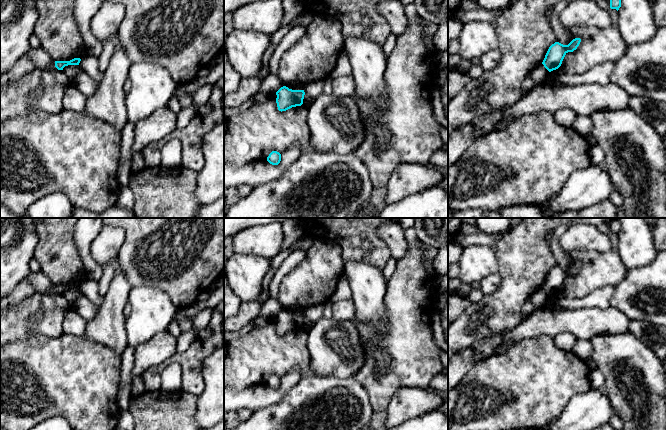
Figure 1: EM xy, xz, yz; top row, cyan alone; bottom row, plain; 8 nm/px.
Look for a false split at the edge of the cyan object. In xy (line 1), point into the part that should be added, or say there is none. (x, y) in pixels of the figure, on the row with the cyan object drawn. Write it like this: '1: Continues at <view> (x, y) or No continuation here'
1: No continuation here

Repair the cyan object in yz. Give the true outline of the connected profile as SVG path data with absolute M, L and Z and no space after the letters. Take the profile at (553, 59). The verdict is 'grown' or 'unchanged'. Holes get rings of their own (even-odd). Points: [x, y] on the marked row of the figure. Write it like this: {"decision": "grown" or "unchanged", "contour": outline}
{"decision": "unchanged", "contour": "M580 38L573 39L568 45L555 42L549 47L542 64L549 72L558 69L561 66L565 55L568 52L576 50L580 42Z"}

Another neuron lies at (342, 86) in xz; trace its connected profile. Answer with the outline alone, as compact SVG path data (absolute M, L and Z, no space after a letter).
M352 74L337 76L332 79L333 94L338 97L353 97L355 88L355 80Z

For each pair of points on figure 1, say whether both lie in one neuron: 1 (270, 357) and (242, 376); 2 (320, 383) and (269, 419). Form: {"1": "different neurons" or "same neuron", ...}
{"1": "same neuron", "2": "same neuron"}

